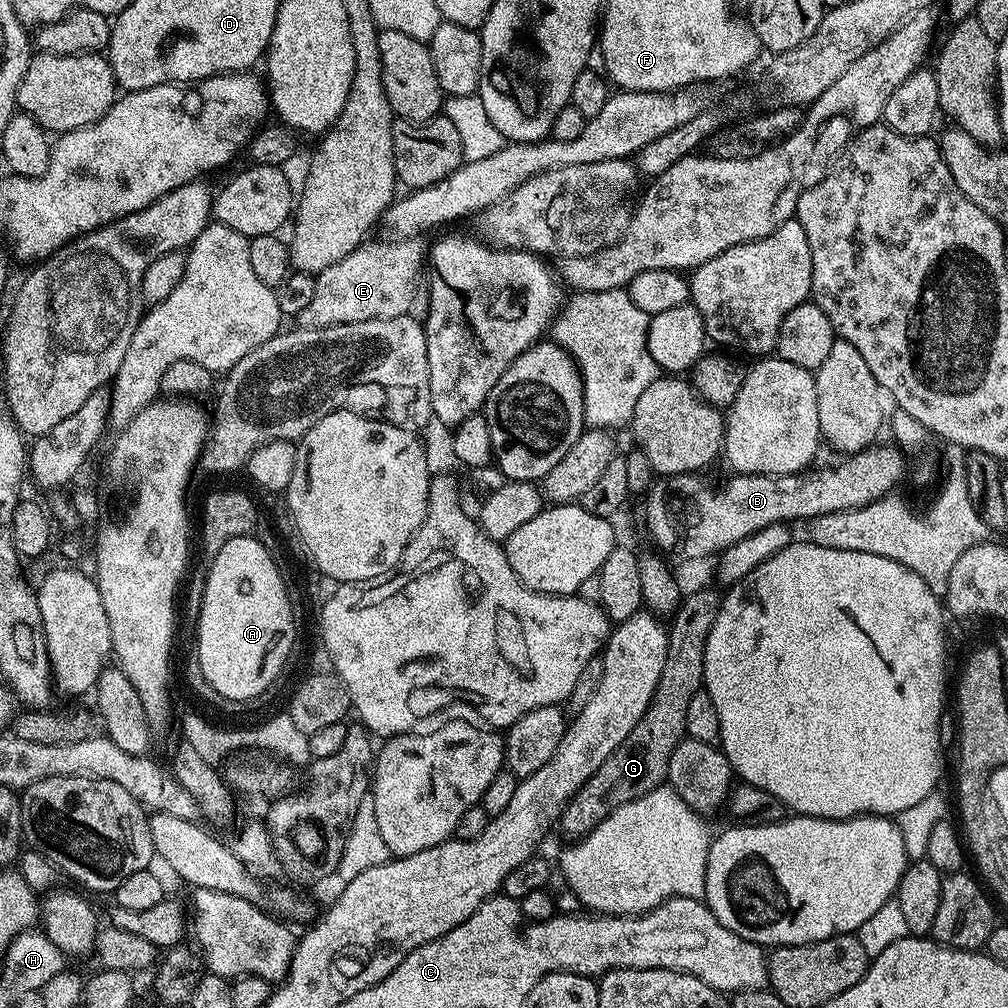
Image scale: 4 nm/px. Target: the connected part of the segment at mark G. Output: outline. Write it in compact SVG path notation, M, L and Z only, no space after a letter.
M700 588L689 596L687 593L676 611L671 613L672 624L667 625L666 663L662 665L654 698L650 706L646 706L646 714L642 714L638 726L630 730L630 734L614 749L610 758L598 766L596 773L564 807L558 828L565 836L565 841L583 840L615 808L642 798L667 781L670 754L674 754L674 746L678 746L686 736L686 709L690 706L690 698L694 698L694 694L701 692L704 686L706 638L710 636L716 621L721 599L719 591L716 593L712 588Z

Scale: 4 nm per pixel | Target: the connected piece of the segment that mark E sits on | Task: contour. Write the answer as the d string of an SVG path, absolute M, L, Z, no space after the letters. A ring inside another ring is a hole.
M392 238L388 240L380 240L377 244L365 242L350 254L346 254L346 258L334 262L334 266L326 266L326 270L319 272L314 286L314 298L306 305L306 310L300 312L299 323L305 328L325 328L350 322L385 320L386 318L408 315L410 300L426 264L426 244L423 244L423 239L420 238Z

